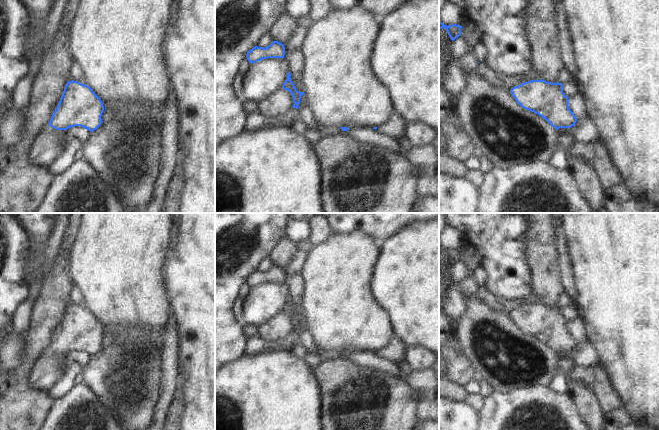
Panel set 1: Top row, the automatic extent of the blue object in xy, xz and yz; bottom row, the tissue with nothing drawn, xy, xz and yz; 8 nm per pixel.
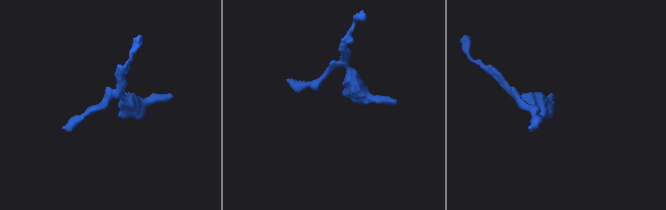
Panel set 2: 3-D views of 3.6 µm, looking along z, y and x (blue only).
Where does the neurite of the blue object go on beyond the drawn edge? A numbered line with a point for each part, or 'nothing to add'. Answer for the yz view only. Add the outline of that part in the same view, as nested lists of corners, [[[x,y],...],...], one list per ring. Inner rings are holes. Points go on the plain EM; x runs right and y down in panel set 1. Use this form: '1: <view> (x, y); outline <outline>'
1: yz (564, 300); outline [[[565,292],[561,294],[559,301],[558,301],[558,306],[561,308],[564,308],[566,306],[573,306],[576,307],[575,304],[573,303],[572,299],[570,299]]]

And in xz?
1: xz (254, 345); outline [[[291,332],[283,338],[269,341],[260,338],[257,333],[247,339],[243,355],[257,355],[269,351],[291,351],[292,345],[298,339],[299,334],[296,332]]]
2: xz (394, 351); outline [[[393,337],[390,342],[383,348],[377,351],[379,357],[390,360],[393,363],[397,363],[404,360],[407,346],[397,337]]]

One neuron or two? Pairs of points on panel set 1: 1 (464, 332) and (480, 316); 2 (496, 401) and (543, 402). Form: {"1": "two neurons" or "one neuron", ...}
{"1": "one neuron", "2": "one neuron"}

